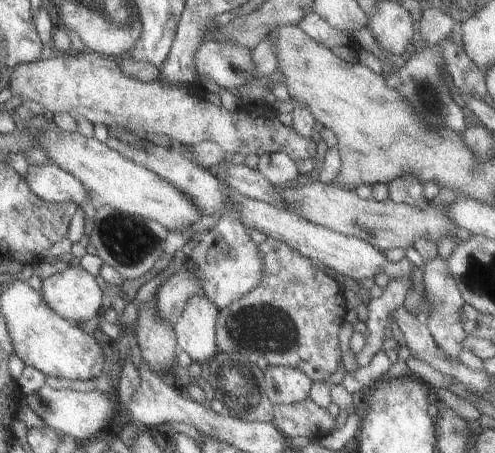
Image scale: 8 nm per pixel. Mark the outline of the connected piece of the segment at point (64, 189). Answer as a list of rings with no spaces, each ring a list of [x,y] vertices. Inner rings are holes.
[[[53,163],[27,165],[22,177],[27,188],[41,200],[71,201],[77,205],[87,200],[87,194],[81,182]]]

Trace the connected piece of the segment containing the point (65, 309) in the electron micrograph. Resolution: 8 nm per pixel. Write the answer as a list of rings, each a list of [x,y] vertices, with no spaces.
[[[74,262],[67,270],[43,278],[38,293],[49,310],[63,320],[76,322],[90,320],[98,313],[102,292],[95,277]]]

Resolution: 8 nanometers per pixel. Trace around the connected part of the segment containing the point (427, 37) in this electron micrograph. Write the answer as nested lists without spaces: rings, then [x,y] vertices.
[[[437,8],[423,10],[418,20],[418,24],[419,42],[423,45],[433,44],[438,40],[445,38],[457,25],[449,14],[445,14],[445,12],[437,10]]]

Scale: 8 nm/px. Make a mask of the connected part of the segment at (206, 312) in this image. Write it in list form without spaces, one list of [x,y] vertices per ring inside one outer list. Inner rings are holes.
[[[202,294],[189,296],[183,304],[172,331],[177,351],[183,350],[191,363],[206,363],[218,350],[214,338],[217,313],[217,308]]]

